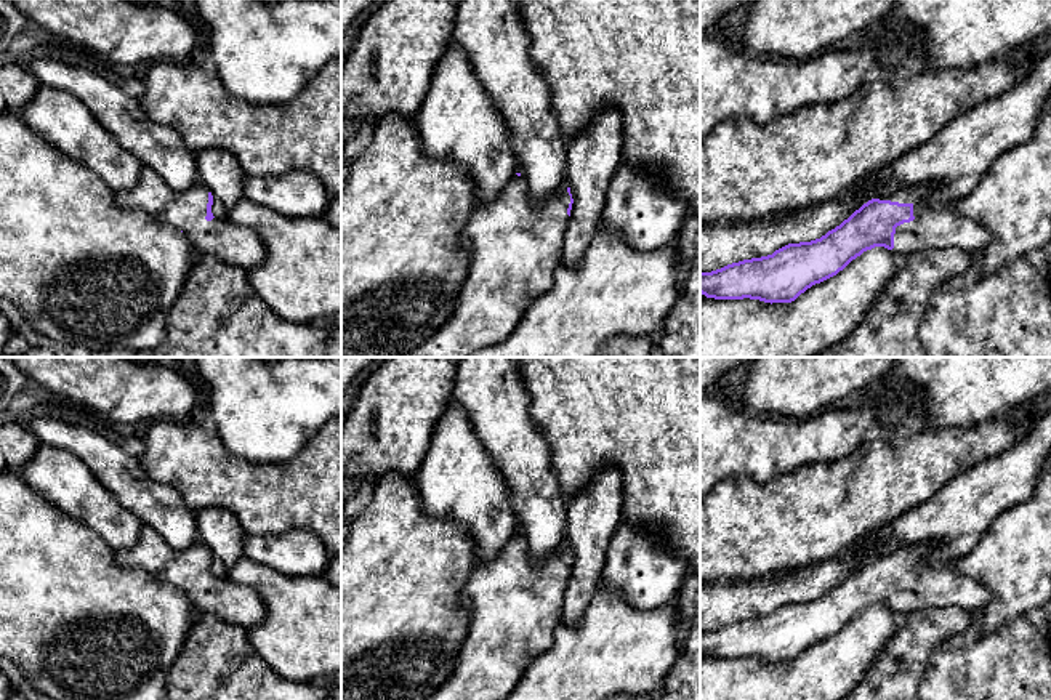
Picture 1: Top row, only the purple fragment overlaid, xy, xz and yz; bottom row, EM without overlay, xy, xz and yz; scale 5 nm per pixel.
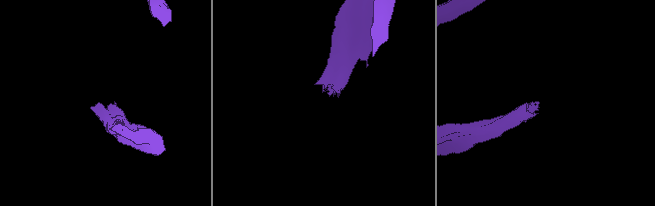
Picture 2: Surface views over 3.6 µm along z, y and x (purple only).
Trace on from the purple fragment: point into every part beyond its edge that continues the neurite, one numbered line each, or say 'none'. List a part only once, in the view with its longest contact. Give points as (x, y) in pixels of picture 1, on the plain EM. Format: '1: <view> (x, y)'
1: yz (934, 587)

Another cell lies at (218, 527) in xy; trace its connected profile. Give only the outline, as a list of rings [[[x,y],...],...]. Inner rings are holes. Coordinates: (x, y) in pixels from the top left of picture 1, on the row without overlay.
[[[205,508],[195,513],[199,540],[211,554],[211,572],[228,578],[232,565],[244,557],[245,530],[240,521],[226,508]]]

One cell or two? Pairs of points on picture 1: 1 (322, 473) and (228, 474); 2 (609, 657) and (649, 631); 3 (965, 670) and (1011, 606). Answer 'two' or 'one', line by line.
1: one
2: one
3: two

